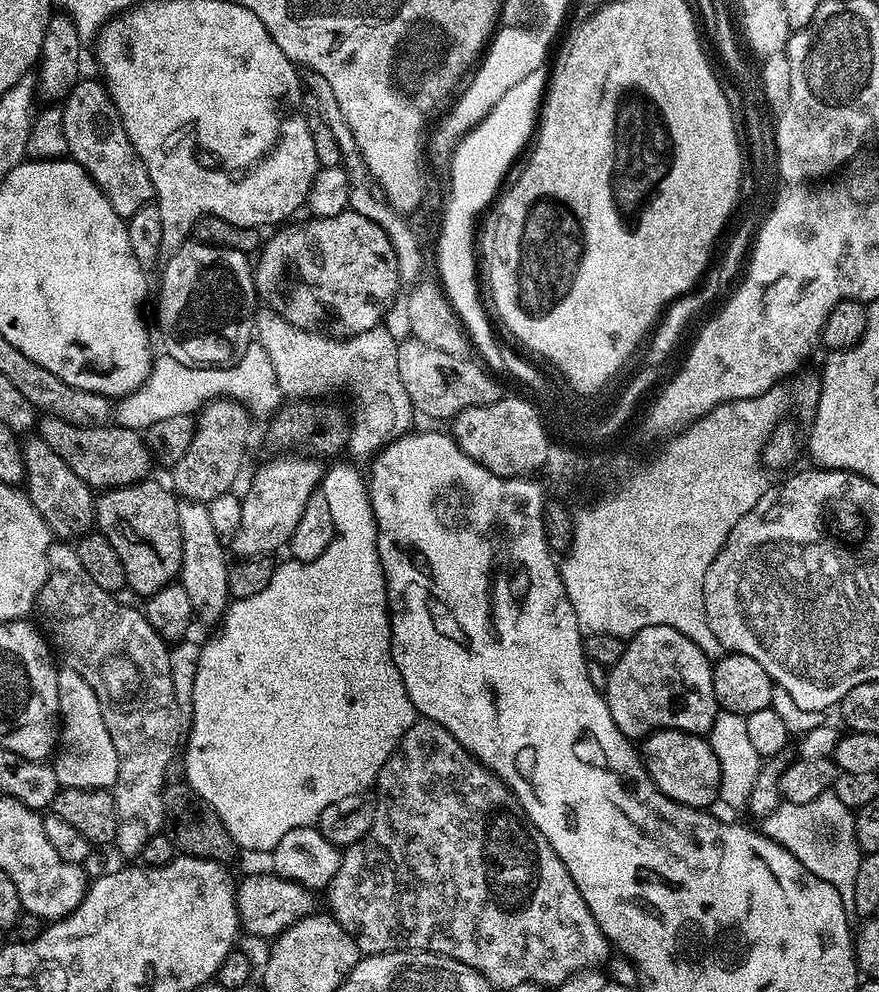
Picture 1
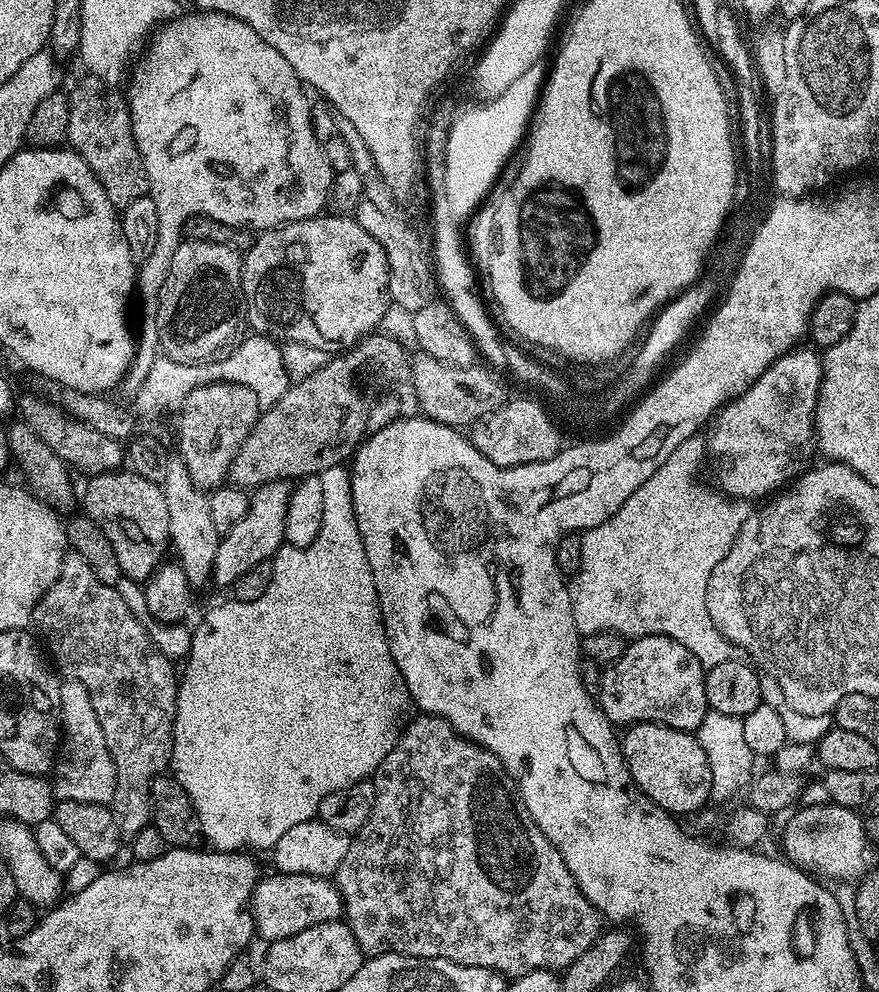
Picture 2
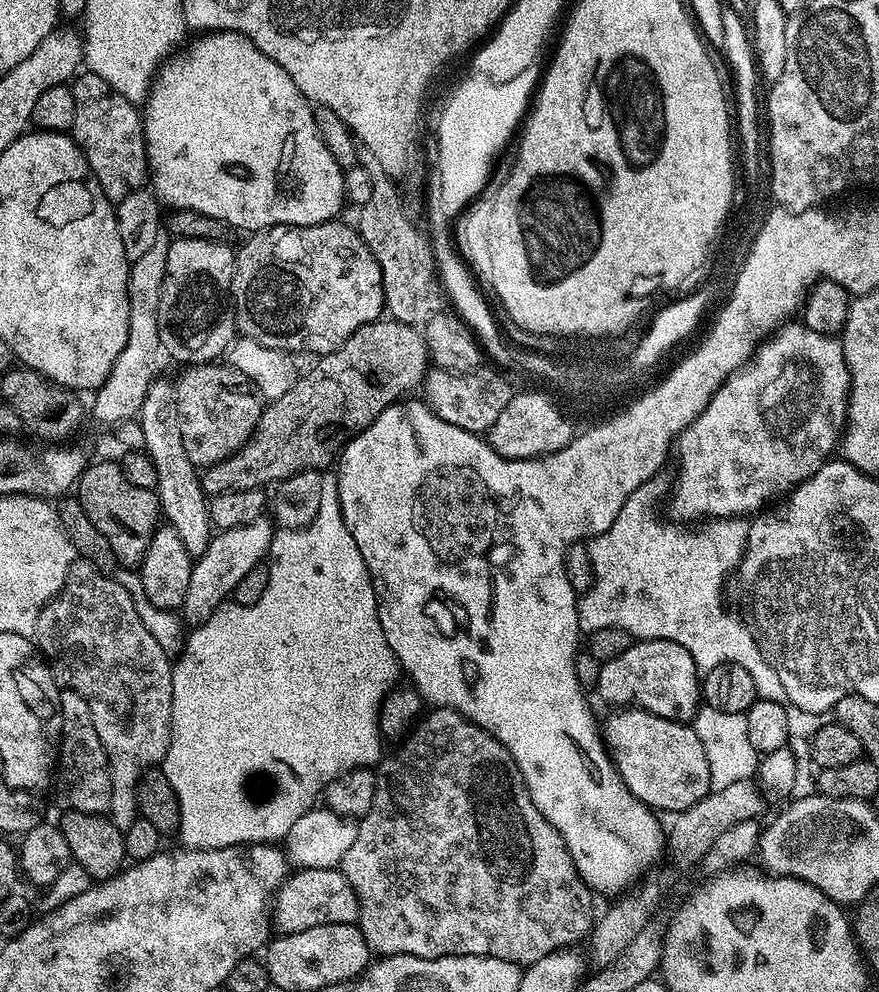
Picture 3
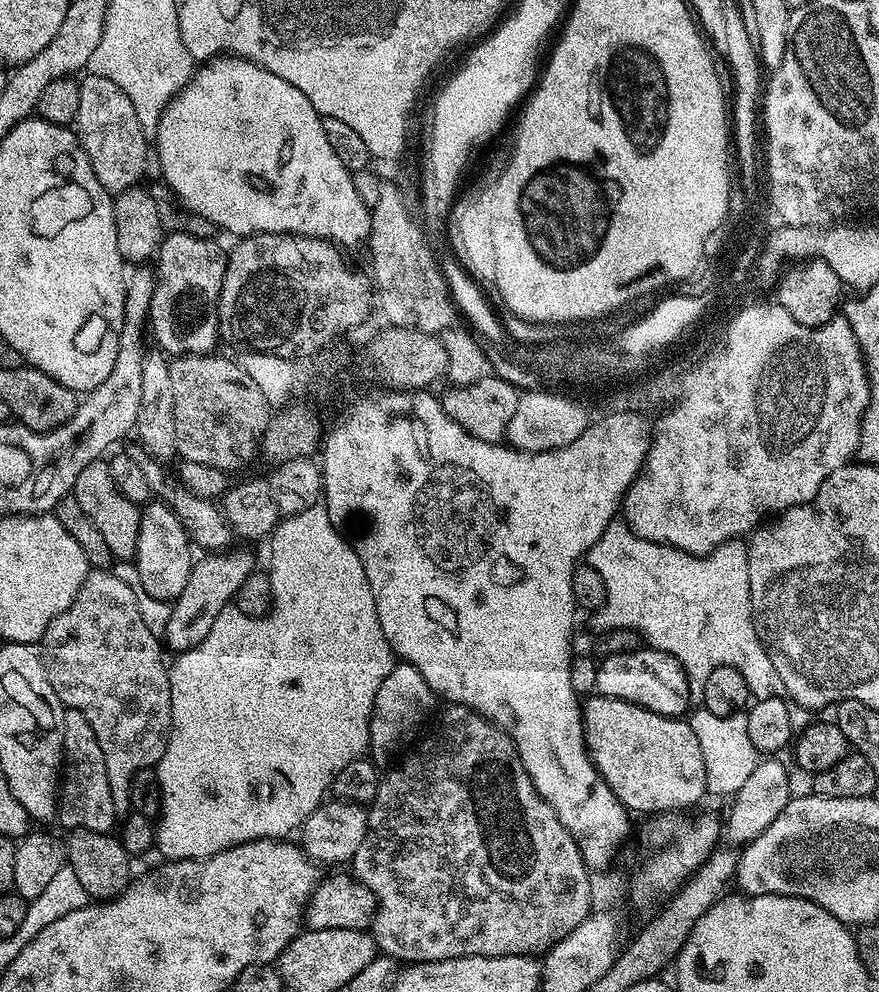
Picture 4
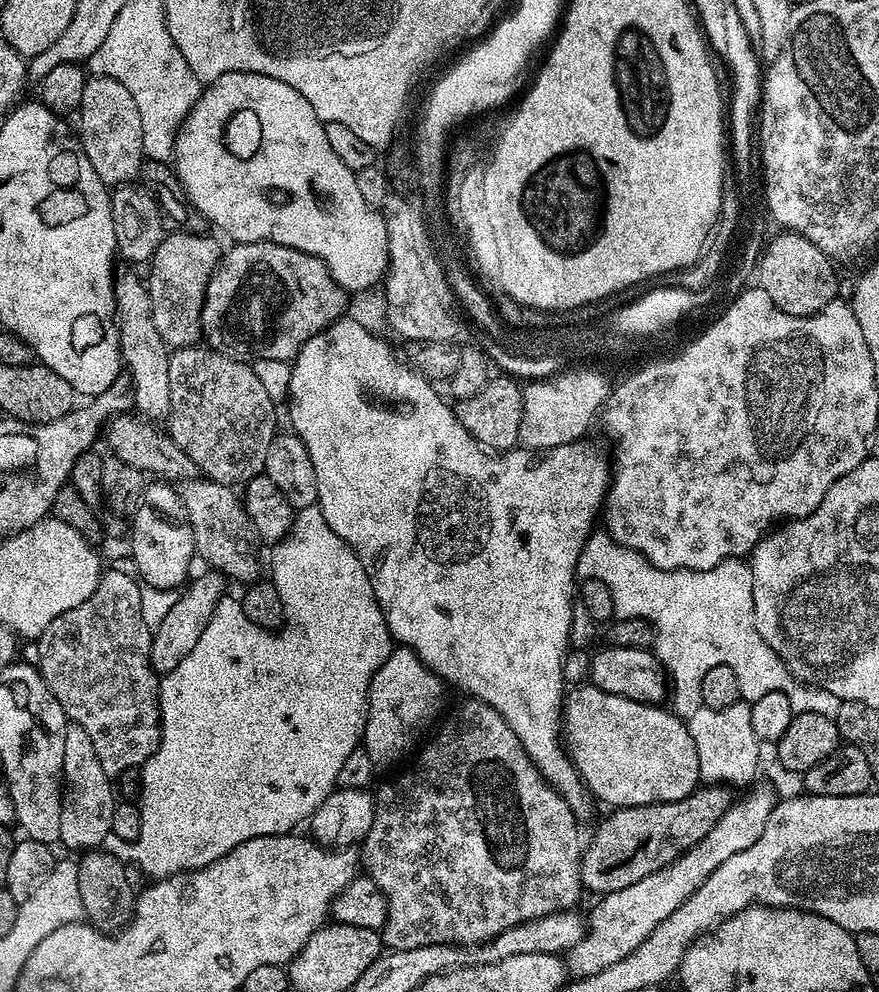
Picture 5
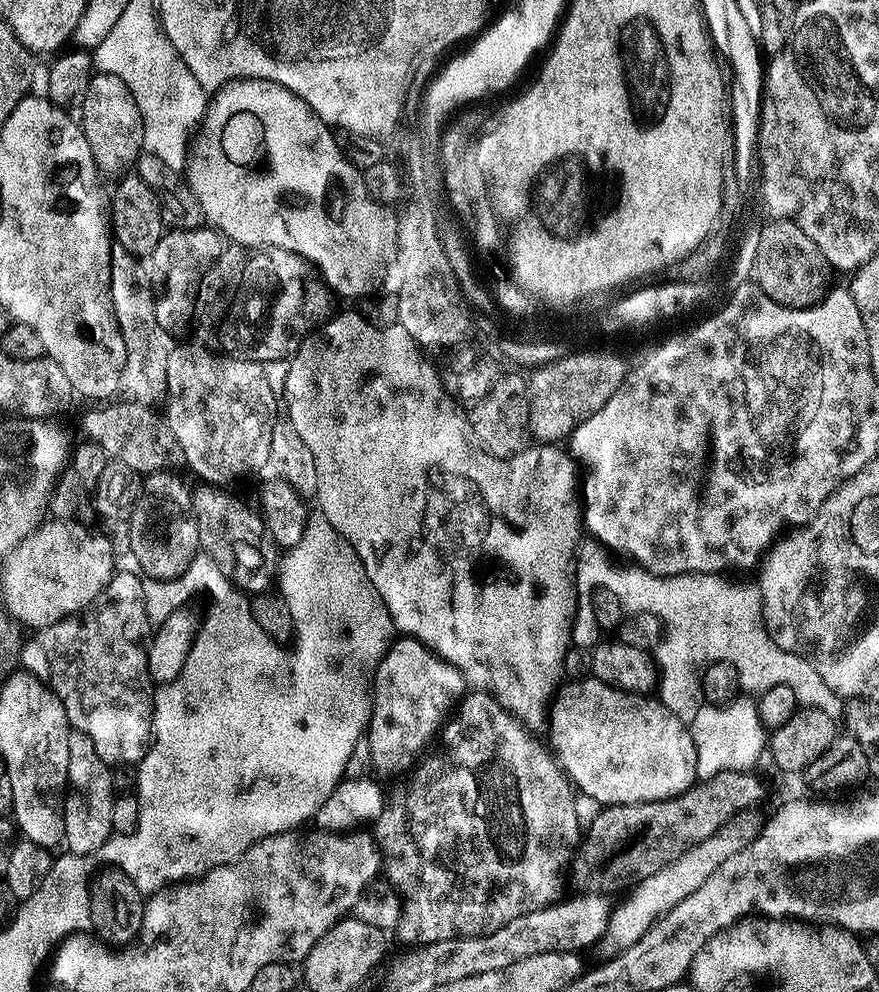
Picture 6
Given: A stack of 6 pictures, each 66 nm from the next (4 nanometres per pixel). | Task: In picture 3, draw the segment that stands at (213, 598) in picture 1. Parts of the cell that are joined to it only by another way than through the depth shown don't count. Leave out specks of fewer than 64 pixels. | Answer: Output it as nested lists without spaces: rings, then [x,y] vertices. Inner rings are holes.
[[[157,378],[152,381],[150,390],[140,407],[138,421],[143,431],[145,446],[143,451],[154,462],[158,474],[155,493],[160,498],[162,516],[171,527],[176,529],[182,546],[197,558],[206,550],[214,535],[212,519],[208,513],[209,497],[204,495],[197,465],[190,462],[186,446],[182,446],[182,426],[178,418],[176,386],[170,379]]]

